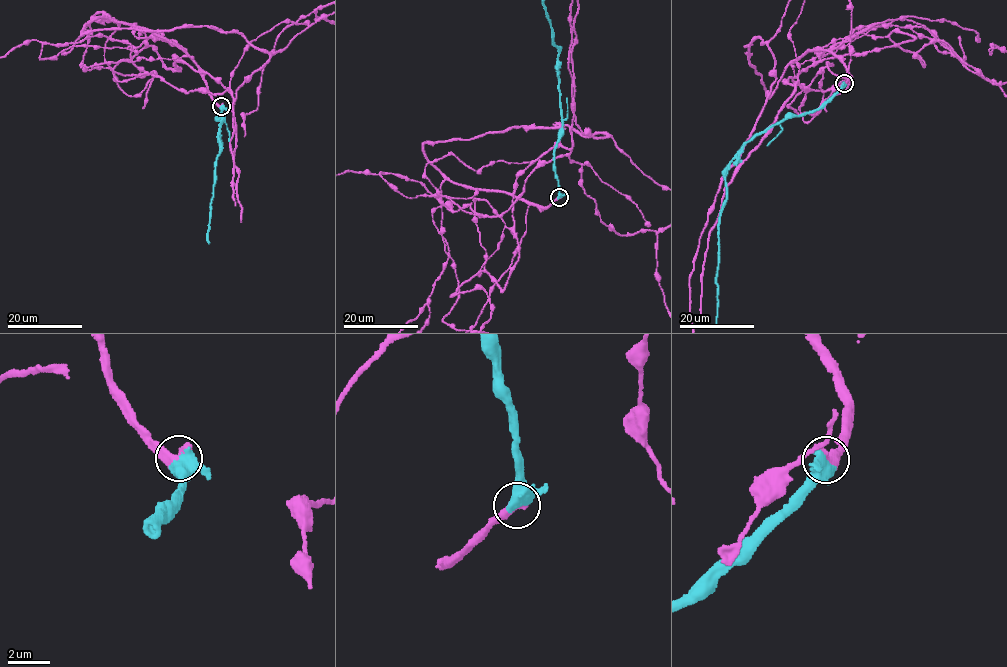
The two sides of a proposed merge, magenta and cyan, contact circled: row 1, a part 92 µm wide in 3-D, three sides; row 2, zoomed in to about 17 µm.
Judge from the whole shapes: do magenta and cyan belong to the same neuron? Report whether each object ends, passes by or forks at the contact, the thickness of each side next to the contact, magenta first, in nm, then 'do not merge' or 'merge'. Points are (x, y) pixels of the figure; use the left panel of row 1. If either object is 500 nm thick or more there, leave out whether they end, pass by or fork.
600/700 nm | merge

